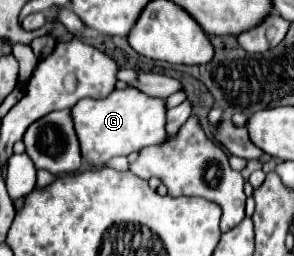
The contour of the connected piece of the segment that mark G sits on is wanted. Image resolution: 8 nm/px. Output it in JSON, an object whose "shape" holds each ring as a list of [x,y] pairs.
{"shape":[[[130,85],[126,89],[114,89],[106,99],[80,99],[72,107],[72,117],[80,139],[82,159],[92,167],[102,167],[112,157],[128,155],[148,145],[160,145],[168,137],[164,99],[150,97]]]}

